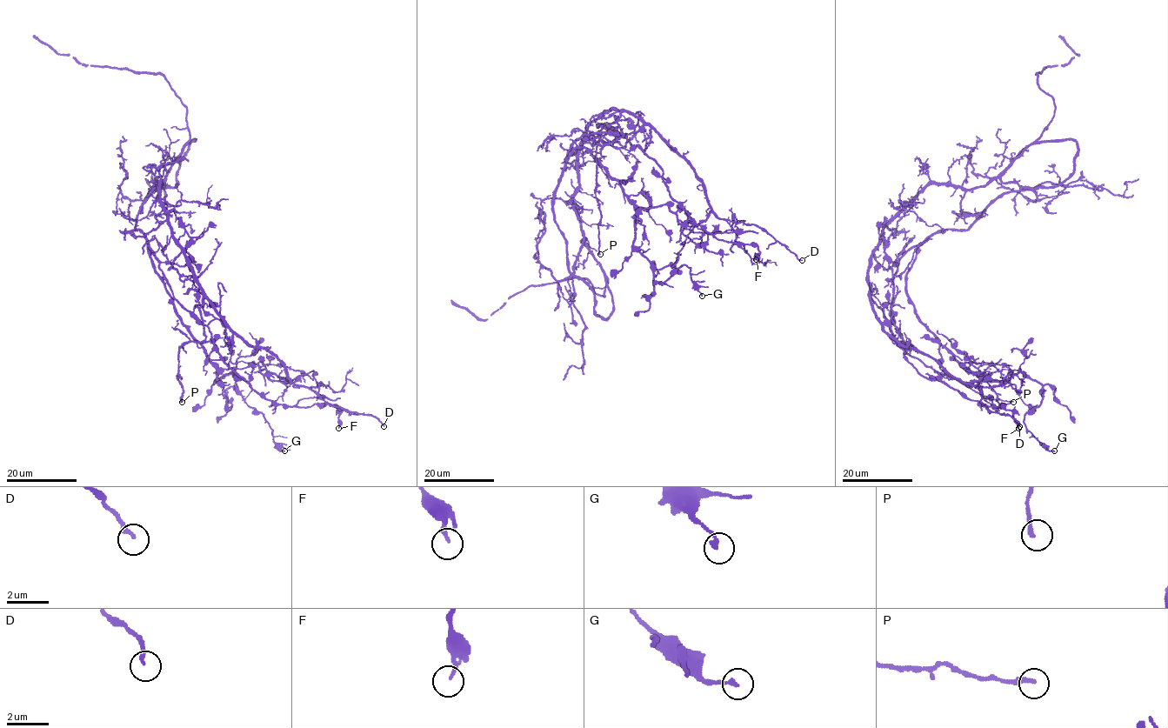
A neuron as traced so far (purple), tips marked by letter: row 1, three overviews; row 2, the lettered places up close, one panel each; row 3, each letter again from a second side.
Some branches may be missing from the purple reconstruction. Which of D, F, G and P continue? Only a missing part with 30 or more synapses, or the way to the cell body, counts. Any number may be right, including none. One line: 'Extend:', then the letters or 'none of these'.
Extend: none of these

